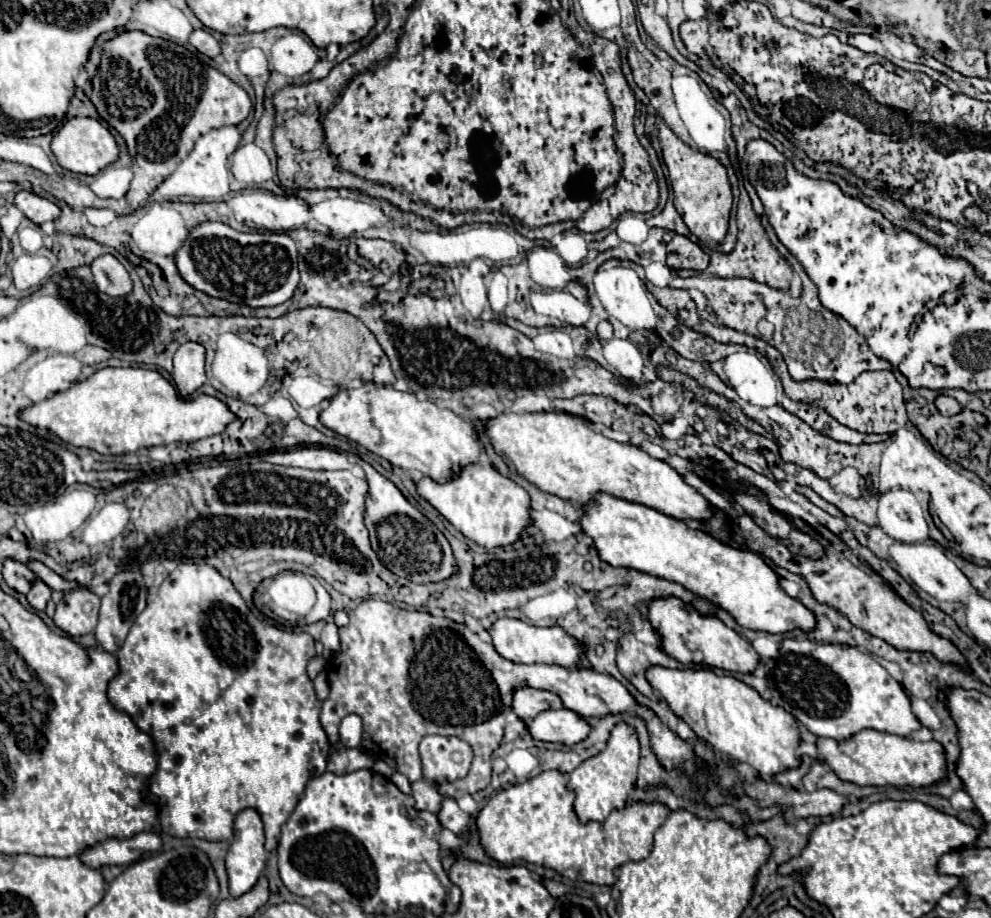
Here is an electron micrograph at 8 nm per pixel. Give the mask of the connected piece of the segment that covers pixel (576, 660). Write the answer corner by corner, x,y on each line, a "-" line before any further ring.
498,619
488,629
492,645
502,659
512,663
556,663
562,667
580,667
582,647
574,637
568,637
560,627
534,627
518,619

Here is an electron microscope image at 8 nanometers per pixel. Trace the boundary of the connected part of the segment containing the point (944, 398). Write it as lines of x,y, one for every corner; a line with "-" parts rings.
938,395
936,397
936,407
938,407
938,411
942,413
942,415
958,415
960,411
962,411
962,407
960,407
960,403
956,401
956,399
952,399
952,397
948,397
948,395

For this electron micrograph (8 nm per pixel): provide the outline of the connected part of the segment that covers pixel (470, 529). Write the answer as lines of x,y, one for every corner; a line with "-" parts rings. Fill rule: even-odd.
482,463
464,465
462,471
446,483
434,483
430,477
422,477
416,483
416,489
418,495
426,499
440,515
444,515
464,537
486,549
514,543
522,527
530,523
528,493
512,479
500,475
494,467

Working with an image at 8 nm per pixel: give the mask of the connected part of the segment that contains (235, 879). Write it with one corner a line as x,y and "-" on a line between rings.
244,809
236,815
234,839
228,849
226,869
230,877
230,897
248,893
266,869
262,821
254,809

